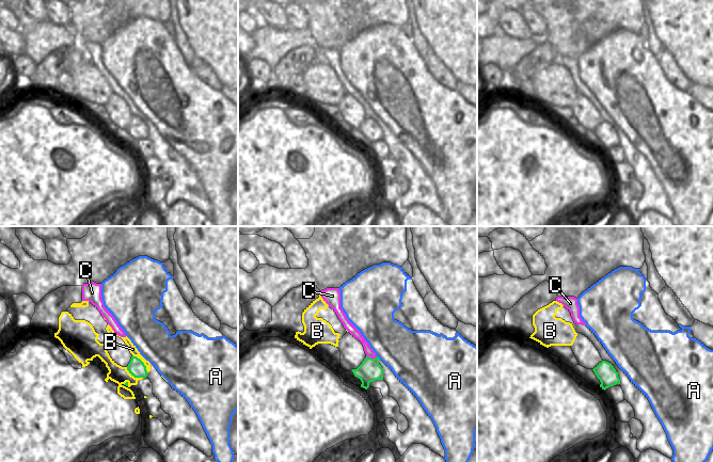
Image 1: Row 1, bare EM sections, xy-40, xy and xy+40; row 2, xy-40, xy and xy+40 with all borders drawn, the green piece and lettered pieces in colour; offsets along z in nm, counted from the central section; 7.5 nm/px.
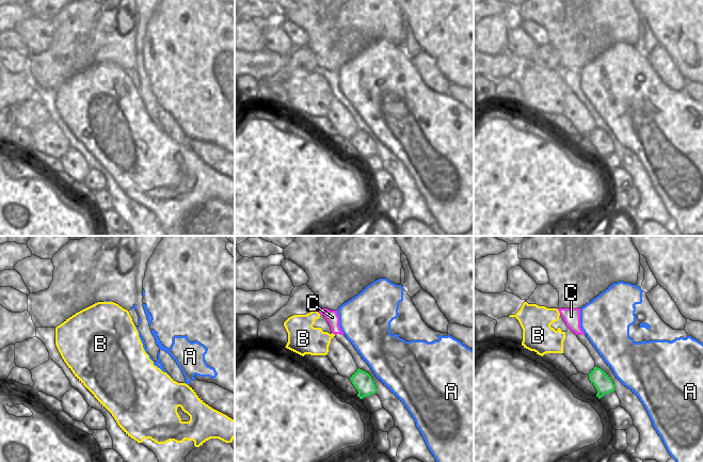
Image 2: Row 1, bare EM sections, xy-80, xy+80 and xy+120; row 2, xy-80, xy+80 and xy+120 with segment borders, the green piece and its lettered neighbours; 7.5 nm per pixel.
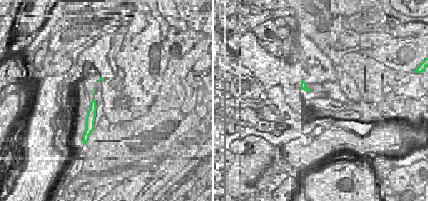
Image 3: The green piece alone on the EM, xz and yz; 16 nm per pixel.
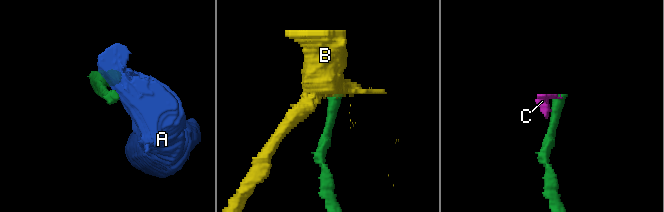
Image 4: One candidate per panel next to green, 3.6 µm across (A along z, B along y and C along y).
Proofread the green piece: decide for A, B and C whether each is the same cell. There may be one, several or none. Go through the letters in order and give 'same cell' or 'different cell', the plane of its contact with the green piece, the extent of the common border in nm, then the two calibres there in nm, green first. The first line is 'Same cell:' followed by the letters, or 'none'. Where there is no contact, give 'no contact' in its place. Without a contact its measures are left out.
Same cell: none
A: different cell; meets green in xy; contact 40 nm long; 170 nm thick on the green side, 360 nm on the other
B: different cell; meets green in xy-40; contact 180 nm long; 120 nm thick on the green side, 60 nm on the other
C: different cell; meets green in xy; contact 90 nm long; 170 nm thick on the green side, 60 nm on the other

